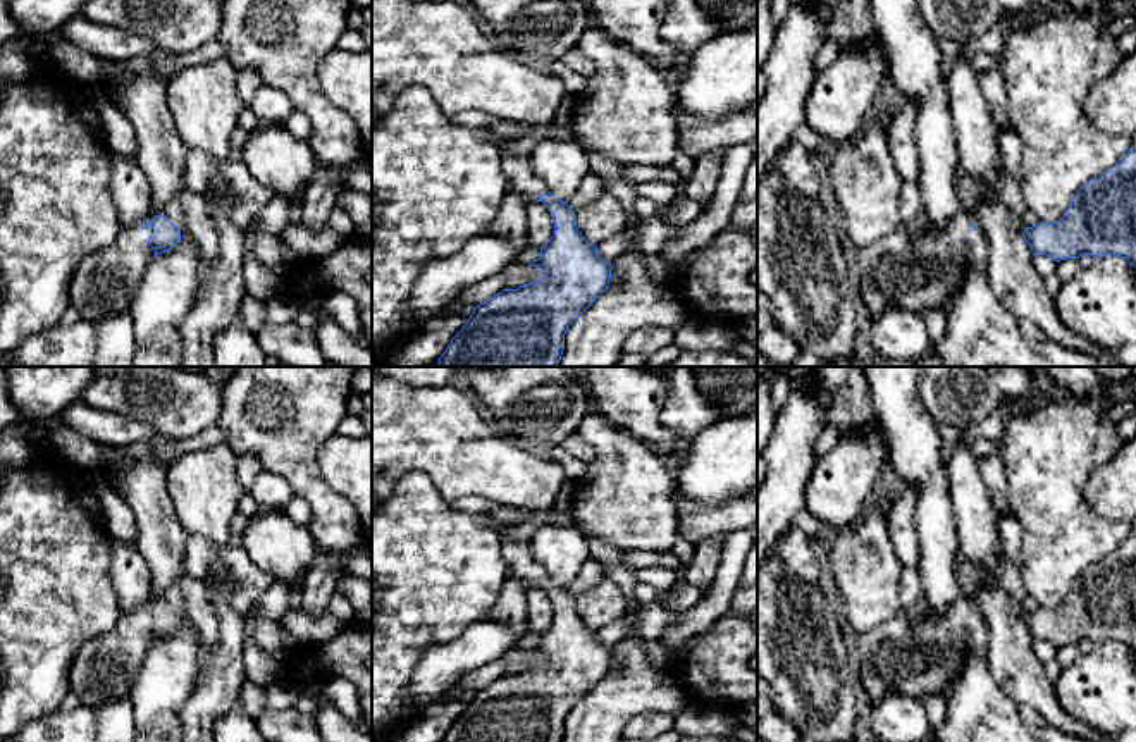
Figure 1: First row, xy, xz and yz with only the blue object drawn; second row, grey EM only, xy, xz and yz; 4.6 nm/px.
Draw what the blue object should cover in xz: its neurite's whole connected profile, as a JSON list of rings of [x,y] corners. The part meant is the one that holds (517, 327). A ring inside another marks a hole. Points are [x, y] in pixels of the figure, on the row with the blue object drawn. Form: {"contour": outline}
{"contour": [[[477,127],[477,131],[499,146],[501,170],[509,188],[516,189],[527,205],[542,201],[549,208],[554,236],[540,248],[540,257],[530,263],[539,267],[544,277],[516,289],[503,289],[477,305],[437,363],[439,367],[558,367],[568,327],[608,289],[613,267],[597,255],[597,246],[582,236],[568,203],[558,200],[534,174],[530,158],[508,151],[508,143],[523,136],[506,139],[494,127]]]}

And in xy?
{"contour": [[[148,213],[122,227],[110,246],[79,262],[69,286],[69,305],[88,322],[127,312],[153,258],[170,251],[179,239],[179,227],[162,213]]]}

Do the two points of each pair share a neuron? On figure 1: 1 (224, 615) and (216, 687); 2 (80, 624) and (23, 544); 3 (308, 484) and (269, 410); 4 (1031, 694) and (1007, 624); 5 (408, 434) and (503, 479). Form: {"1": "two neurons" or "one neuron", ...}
{"1": "one neuron", "2": "one neuron", "3": "one neuron", "4": "one neuron", "5": "one neuron"}

